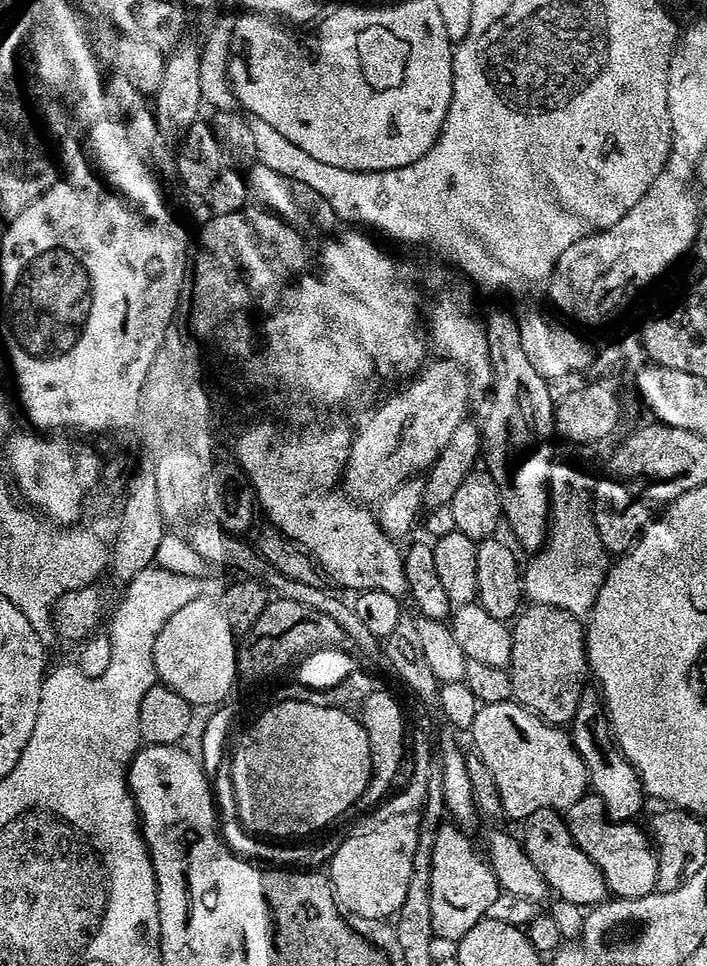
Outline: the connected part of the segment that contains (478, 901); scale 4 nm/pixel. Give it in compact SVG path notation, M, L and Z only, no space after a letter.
M441 827L433 842L432 865L430 866L429 910L432 935L444 940L458 942L490 910L490 902L502 891L491 868L457 827Z

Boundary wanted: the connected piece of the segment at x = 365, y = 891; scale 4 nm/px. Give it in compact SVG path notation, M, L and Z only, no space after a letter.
M411 812L410 814L398 814L394 818L386 818L386 822L372 824L371 826L368 826L368 829L366 829L365 832L356 832L354 834L352 832L346 836L345 841L342 842L342 846L339 847L338 852L334 854L332 860L326 865L328 882L332 885L332 897L336 899L336 905L340 907L341 912L347 914L349 917L357 916L360 920L384 920L387 916L392 918L397 915L397 912L400 911L400 907L404 901L406 901L407 886L410 884L411 868L414 866L415 847L418 846L419 826L419 815L415 812Z

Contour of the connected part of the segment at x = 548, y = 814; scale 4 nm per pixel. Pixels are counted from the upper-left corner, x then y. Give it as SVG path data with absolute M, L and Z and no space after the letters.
M541 808L540 811L528 817L523 828L523 848L532 859L534 866L543 874L549 889L555 894L557 892L556 896L561 901L581 906L605 903L606 897L609 895L606 882L602 878L598 866L594 866L592 859L574 842L568 829L568 821L559 811Z

